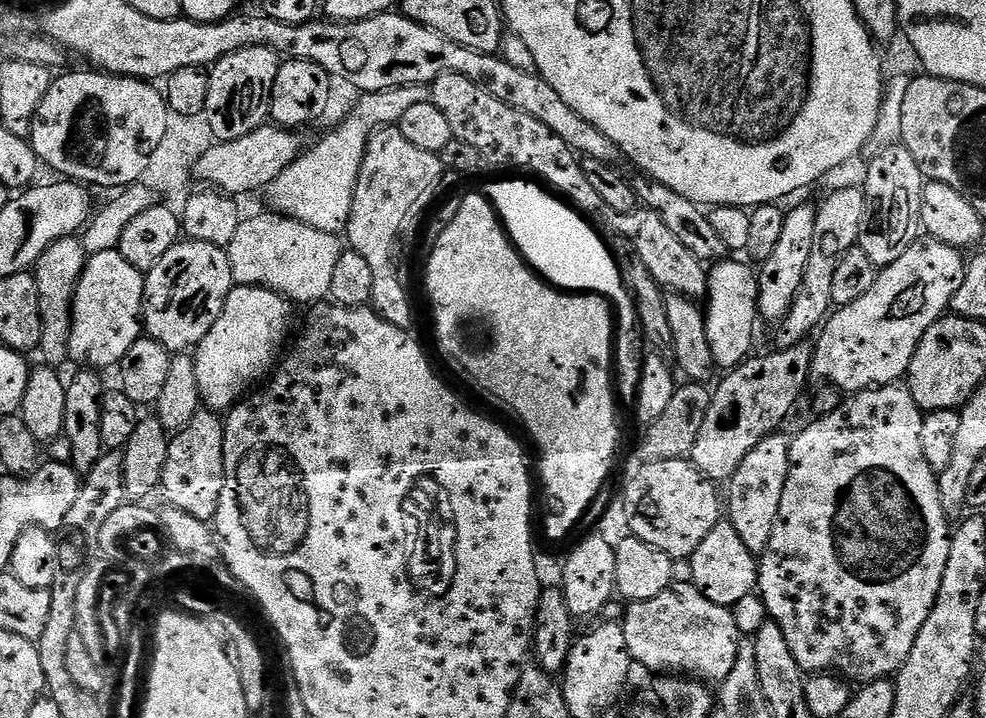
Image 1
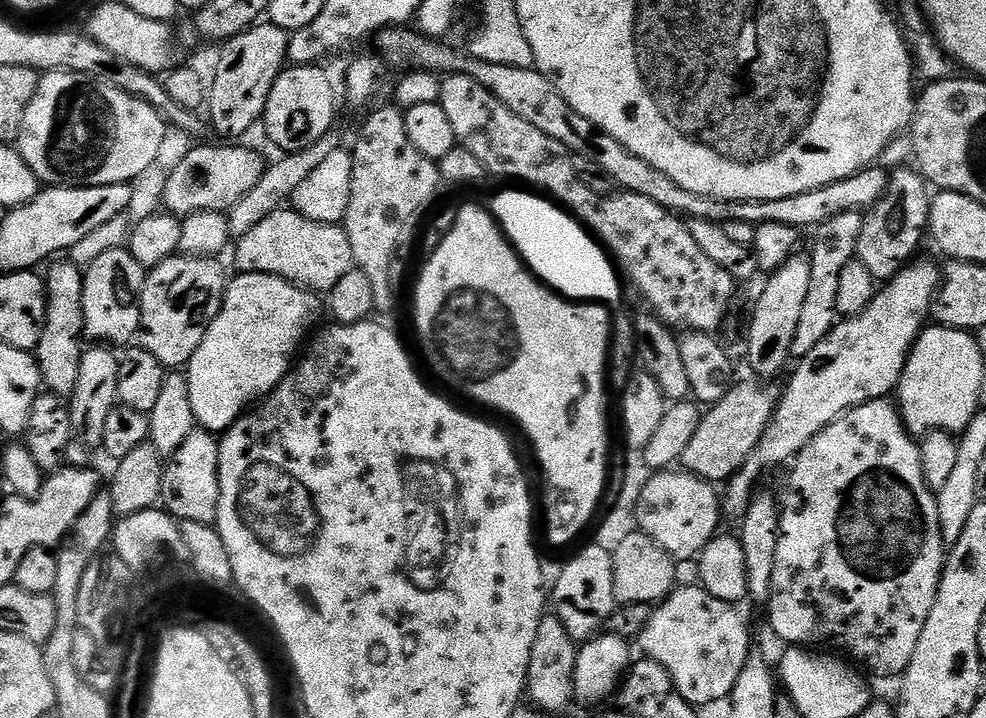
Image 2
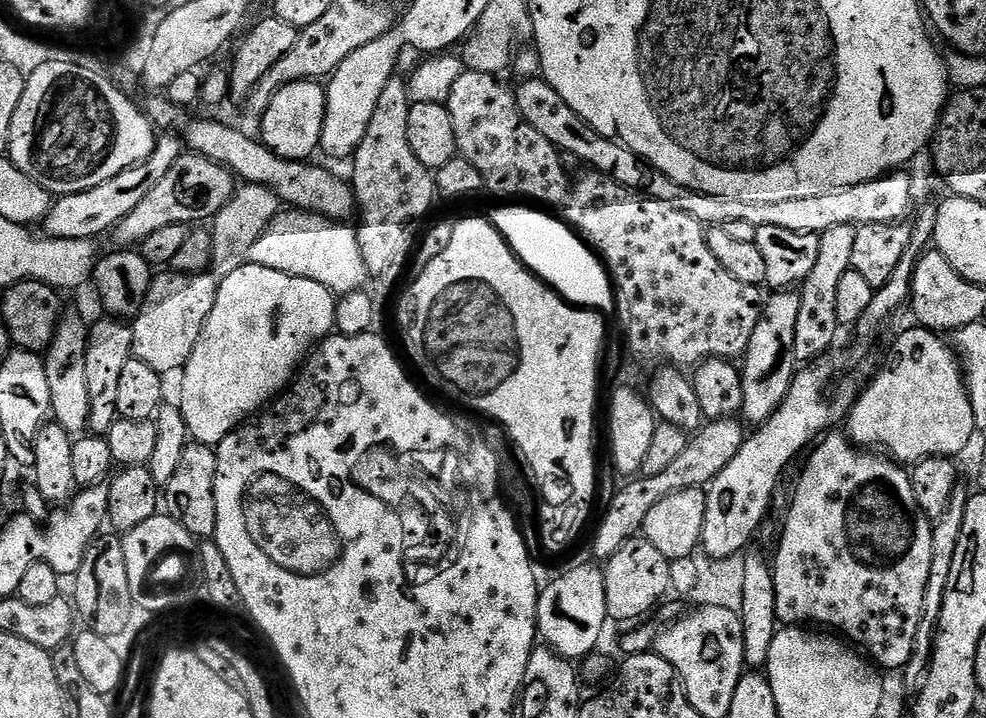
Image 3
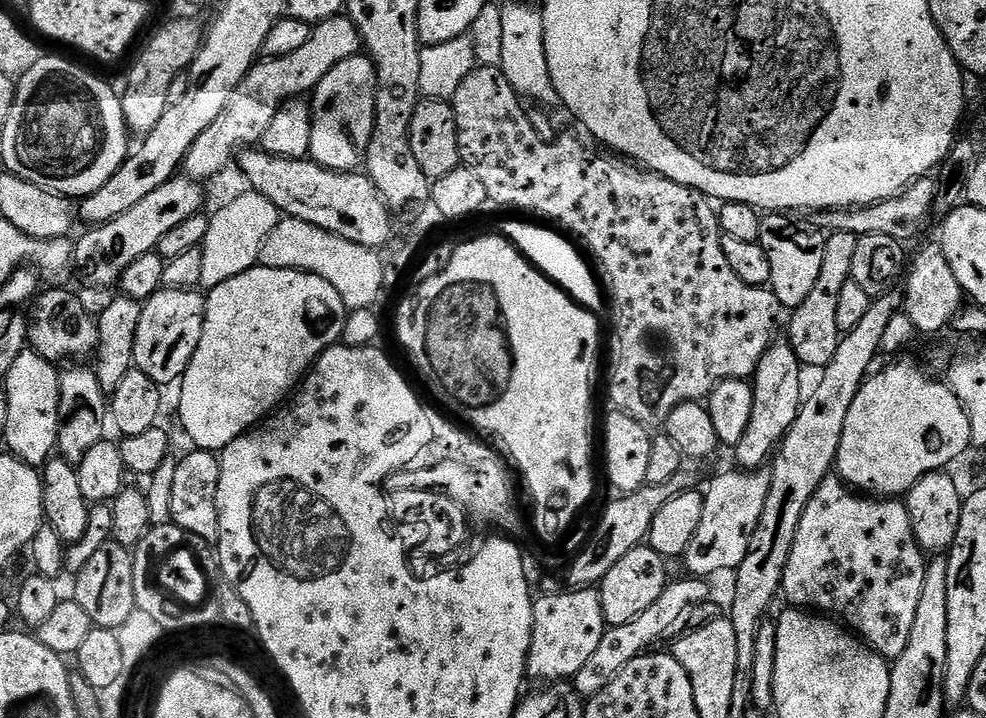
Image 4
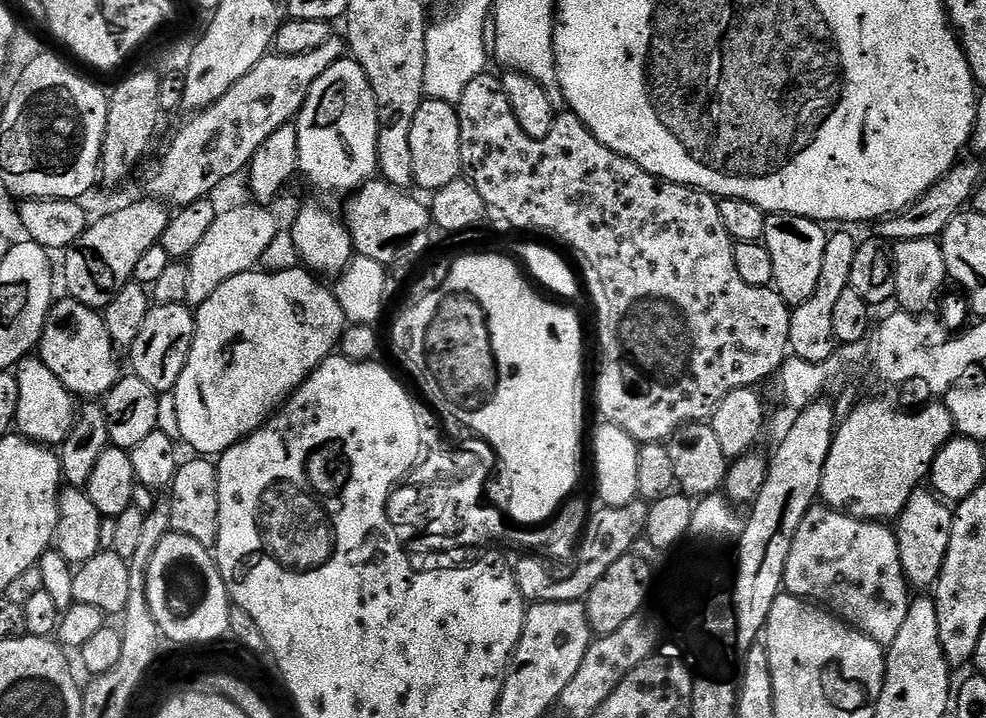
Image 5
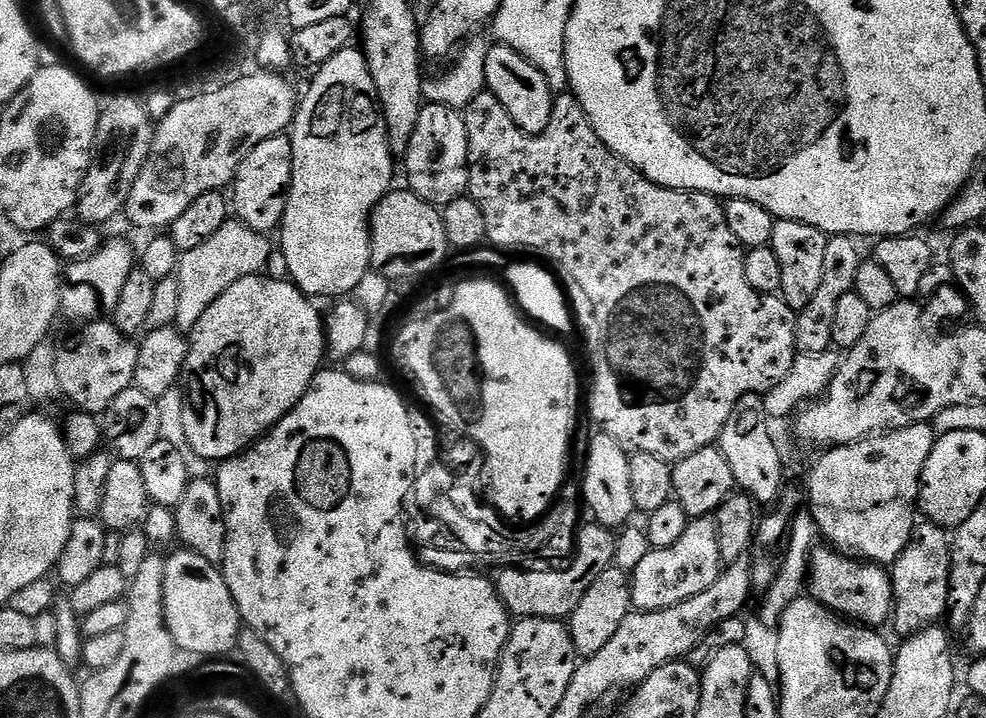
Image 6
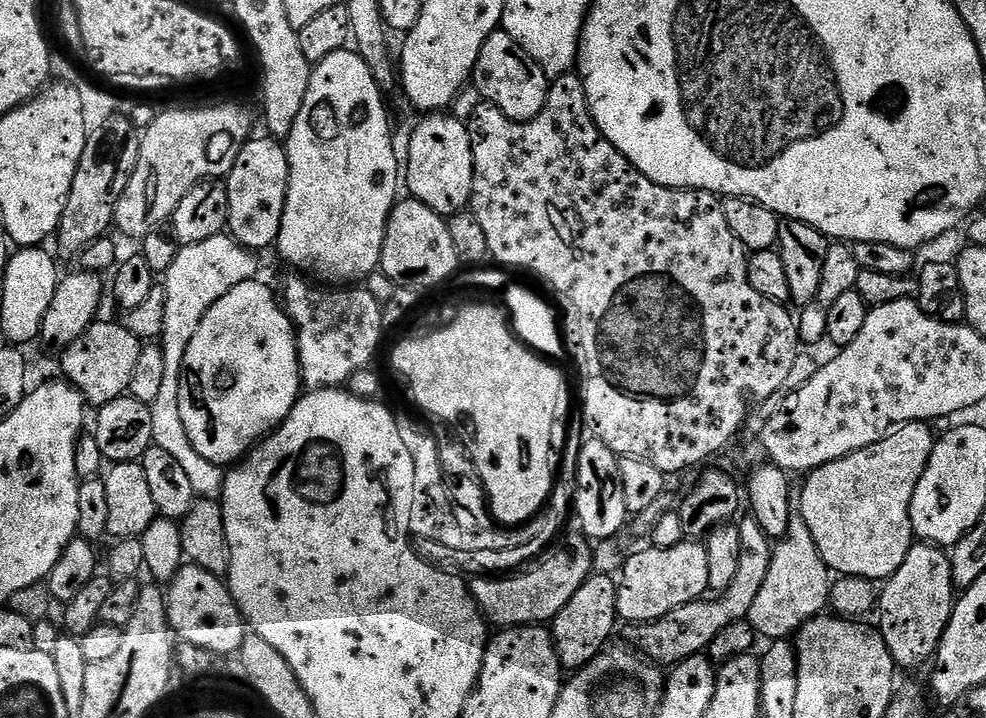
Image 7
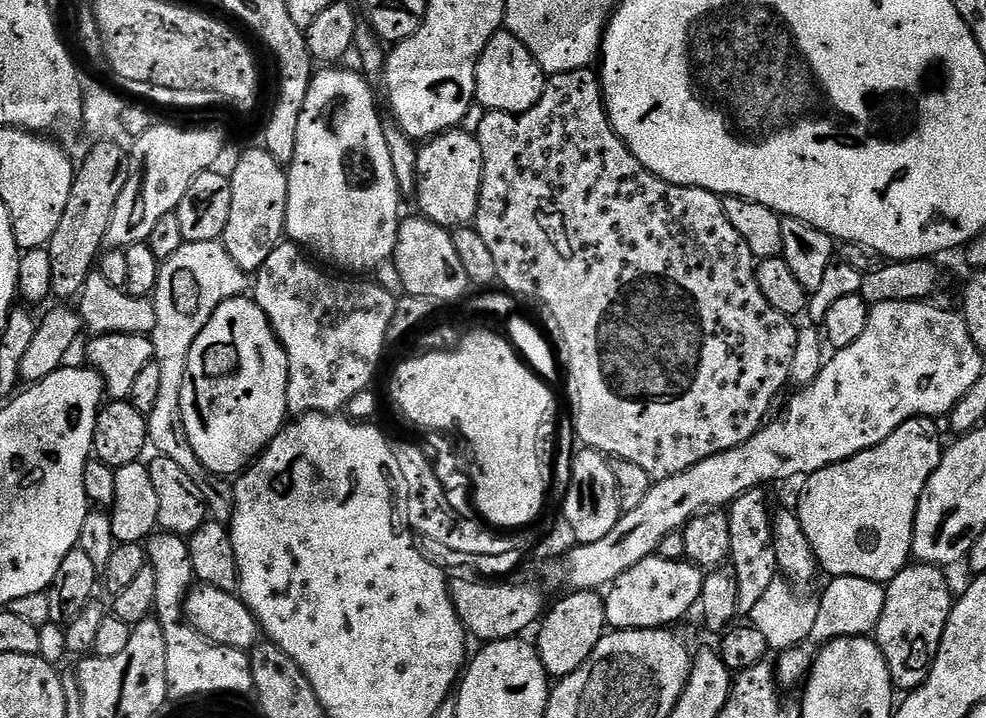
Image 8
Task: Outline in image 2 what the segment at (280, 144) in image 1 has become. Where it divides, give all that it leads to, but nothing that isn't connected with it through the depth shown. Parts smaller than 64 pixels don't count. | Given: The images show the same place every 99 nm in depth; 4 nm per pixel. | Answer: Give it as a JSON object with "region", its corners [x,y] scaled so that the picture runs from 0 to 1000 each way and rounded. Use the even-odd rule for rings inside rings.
{"region":[[[215,201],[196,203],[189,220],[177,233],[168,256],[165,288],[180,304],[205,295],[230,297],[258,259],[268,240],[270,223],[252,206],[218,206]]]}

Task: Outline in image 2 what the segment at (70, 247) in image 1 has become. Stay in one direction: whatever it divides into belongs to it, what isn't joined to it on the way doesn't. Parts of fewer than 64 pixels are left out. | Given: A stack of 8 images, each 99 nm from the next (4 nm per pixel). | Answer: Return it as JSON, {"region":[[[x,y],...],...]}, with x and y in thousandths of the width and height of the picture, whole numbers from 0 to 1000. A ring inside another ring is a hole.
{"region":[[[58,361],[45,384],[45,401],[49,405],[47,426],[47,454],[43,471],[39,475],[35,499],[41,506],[41,528],[44,539],[56,552],[72,553],[75,532],[79,532],[79,504],[86,481],[81,479],[85,468],[85,439],[83,437],[83,404],[85,379],[83,373],[68,361]]]}

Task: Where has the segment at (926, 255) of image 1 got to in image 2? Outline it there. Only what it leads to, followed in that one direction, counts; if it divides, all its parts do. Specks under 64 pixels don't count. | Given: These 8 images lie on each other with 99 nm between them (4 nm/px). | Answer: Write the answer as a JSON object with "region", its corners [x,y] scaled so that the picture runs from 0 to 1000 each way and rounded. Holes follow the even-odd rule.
{"region":[[[926,361],[913,375],[913,380],[906,384],[889,405],[888,414],[874,432],[874,437],[853,444],[822,487],[822,493],[810,497],[807,514],[802,514],[803,525],[799,529],[799,536],[794,536],[791,547],[791,557],[787,563],[787,574],[781,582],[769,621],[759,634],[759,642],[747,655],[742,667],[737,670],[735,684],[732,691],[732,713],[735,720],[754,720],[755,712],[759,709],[765,687],[768,684],[767,673],[771,669],[771,662],[778,652],[787,652],[790,646],[798,648],[807,639],[816,621],[835,599],[842,588],[846,588],[855,574],[860,574],[864,568],[874,565],[883,557],[896,557],[904,553],[912,542],[915,515],[921,503],[921,494],[925,490],[925,482],[929,476],[942,444],[945,432],[945,418],[949,414],[949,404],[953,400],[955,389],[955,373],[945,362]]]}

